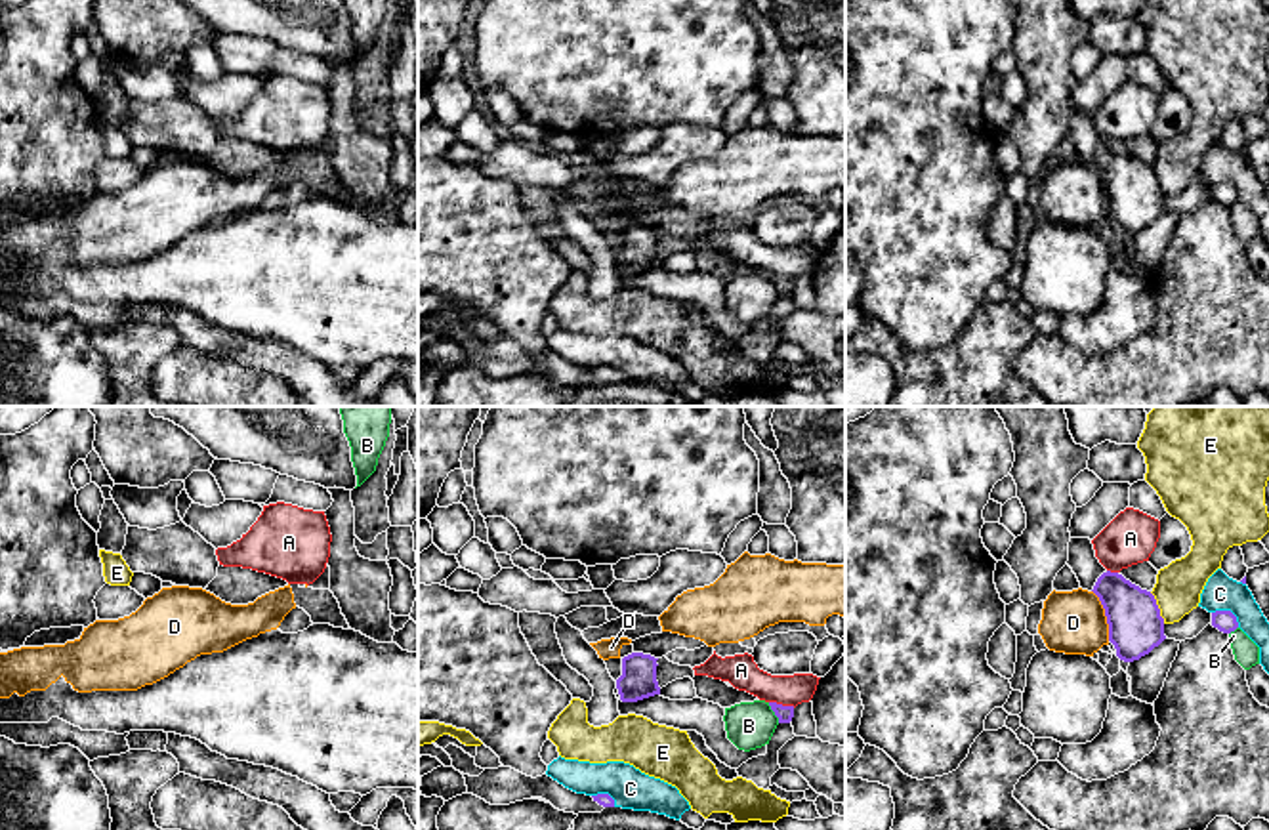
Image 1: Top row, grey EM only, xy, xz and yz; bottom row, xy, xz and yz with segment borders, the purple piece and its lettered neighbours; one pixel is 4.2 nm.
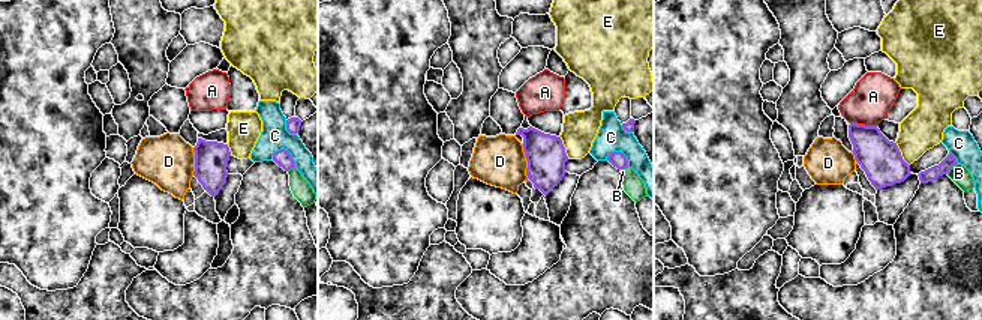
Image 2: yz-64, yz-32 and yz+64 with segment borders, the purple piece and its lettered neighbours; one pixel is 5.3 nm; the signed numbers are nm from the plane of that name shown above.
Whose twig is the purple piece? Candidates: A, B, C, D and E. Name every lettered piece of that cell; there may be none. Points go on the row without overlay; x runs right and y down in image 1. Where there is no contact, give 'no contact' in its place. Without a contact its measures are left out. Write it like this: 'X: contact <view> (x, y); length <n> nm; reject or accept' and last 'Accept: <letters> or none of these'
A: contact xz (781, 277); length 110 nm; reject
B: contact xz (773, 283); length 100 nm; reject
C: contact yz (1229, 184); length 140 nm; reject
D: contact yz (1105, 187); length 220 nm; reject
E: contact yz (1157, 180); length 150 nm; reject
Accept: none of these

